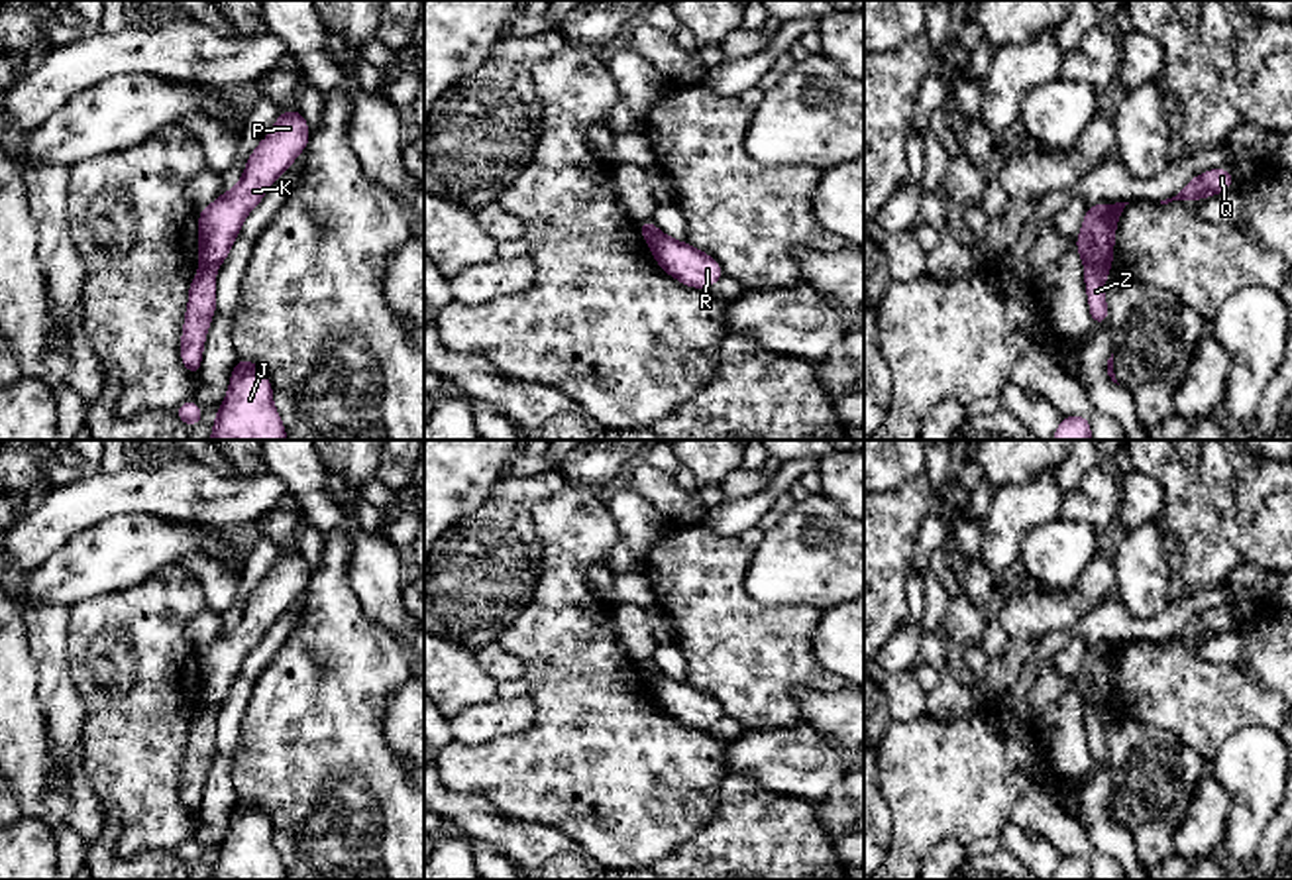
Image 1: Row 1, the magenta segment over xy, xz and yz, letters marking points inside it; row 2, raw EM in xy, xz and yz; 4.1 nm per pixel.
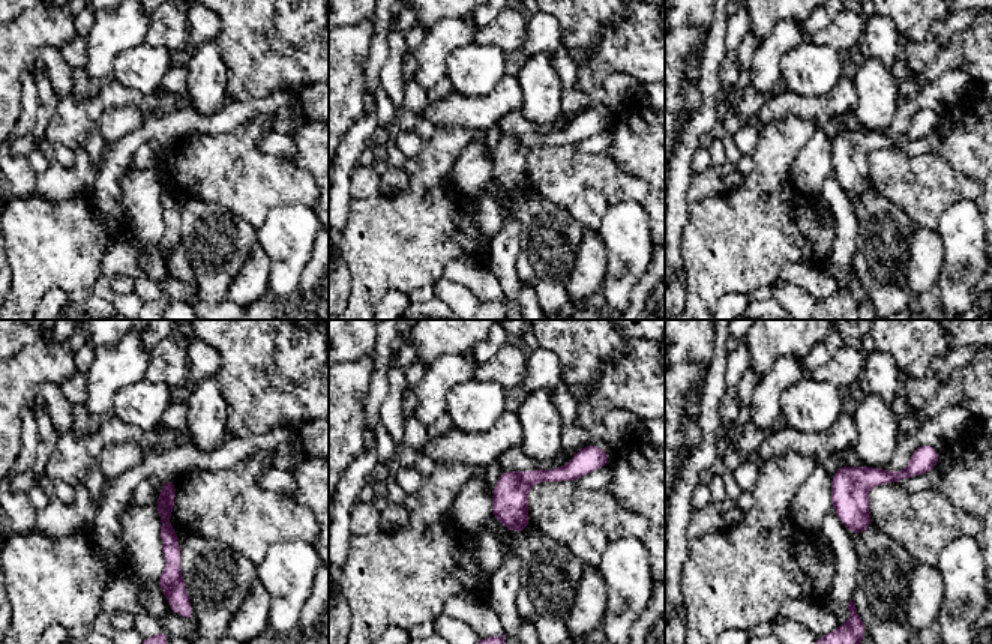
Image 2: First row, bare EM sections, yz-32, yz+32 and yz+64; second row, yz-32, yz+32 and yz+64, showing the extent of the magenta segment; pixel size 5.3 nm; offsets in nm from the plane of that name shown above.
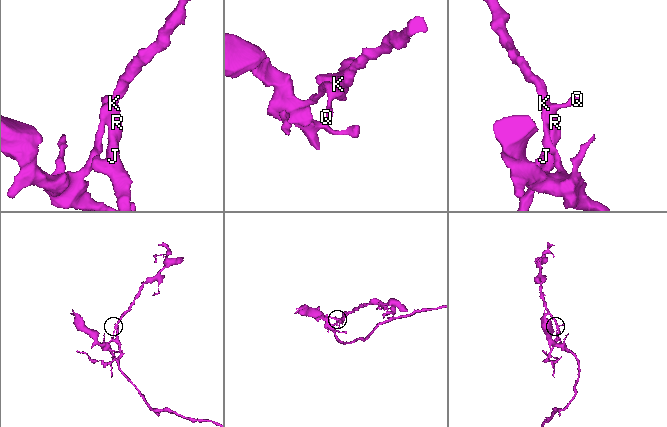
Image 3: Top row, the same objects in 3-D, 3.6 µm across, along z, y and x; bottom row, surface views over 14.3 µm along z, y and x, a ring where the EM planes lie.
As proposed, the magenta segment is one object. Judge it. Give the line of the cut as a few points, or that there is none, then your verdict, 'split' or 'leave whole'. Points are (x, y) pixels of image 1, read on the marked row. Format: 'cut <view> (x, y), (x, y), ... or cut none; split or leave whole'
cut yz (1086, 264), (1094, 264), (1106, 274); split

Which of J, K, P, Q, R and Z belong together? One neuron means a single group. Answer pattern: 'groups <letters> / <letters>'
groups J K P Q R / Z

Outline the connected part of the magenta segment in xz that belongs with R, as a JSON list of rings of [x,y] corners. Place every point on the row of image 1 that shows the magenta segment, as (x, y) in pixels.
[[[658,228],[646,238],[656,263],[691,289],[709,289],[725,277],[719,261],[687,242],[677,242]]]

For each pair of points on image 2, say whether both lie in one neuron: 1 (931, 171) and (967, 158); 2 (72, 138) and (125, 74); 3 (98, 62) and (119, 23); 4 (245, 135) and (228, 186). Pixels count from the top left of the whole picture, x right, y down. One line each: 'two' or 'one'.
1: two
2: two
3: one
4: one

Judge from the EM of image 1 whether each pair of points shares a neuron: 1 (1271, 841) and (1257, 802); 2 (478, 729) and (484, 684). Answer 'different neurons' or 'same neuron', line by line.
1: different neurons
2: different neurons

